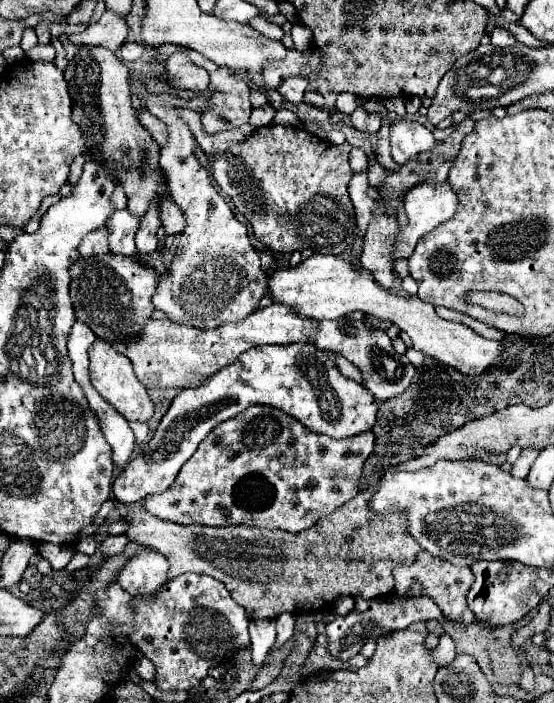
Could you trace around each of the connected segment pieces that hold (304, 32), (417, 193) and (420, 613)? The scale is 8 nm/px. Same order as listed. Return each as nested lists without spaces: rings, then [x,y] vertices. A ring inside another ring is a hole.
[[[293,24],[293,30],[291,30],[291,36],[293,36],[293,42],[295,42],[295,48],[299,52],[303,52],[305,48],[311,46],[311,30],[305,26],[305,24]]]
[[[423,182],[423,184],[415,184],[413,188],[409,188],[409,192],[405,195],[405,210],[407,210],[407,216],[409,216],[409,224],[407,224],[405,230],[401,230],[397,234],[393,260],[409,258],[415,250],[417,240],[421,236],[425,236],[429,230],[443,224],[447,218],[451,218],[455,214],[455,208],[457,208],[457,194],[455,194],[455,190],[451,188],[449,182],[443,182],[443,184]]]
[[[389,594],[385,598],[373,598],[373,600],[363,600],[363,598],[355,598],[355,608],[345,614],[345,616],[337,616],[331,624],[327,624],[327,636],[329,636],[329,652],[337,658],[349,660],[351,656],[355,656],[361,648],[363,642],[371,640],[371,638],[379,638],[381,630],[405,630],[411,622],[419,622],[419,620],[443,620],[443,614],[439,610],[439,606],[429,598],[429,596],[397,596],[397,594]]]

